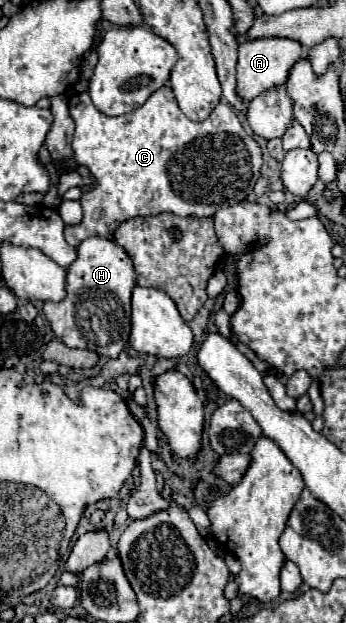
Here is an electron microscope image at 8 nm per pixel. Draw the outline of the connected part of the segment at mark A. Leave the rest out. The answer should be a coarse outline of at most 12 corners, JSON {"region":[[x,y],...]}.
{"region":[[293,39],[239,43],[245,101],[283,85],[303,49]]}

